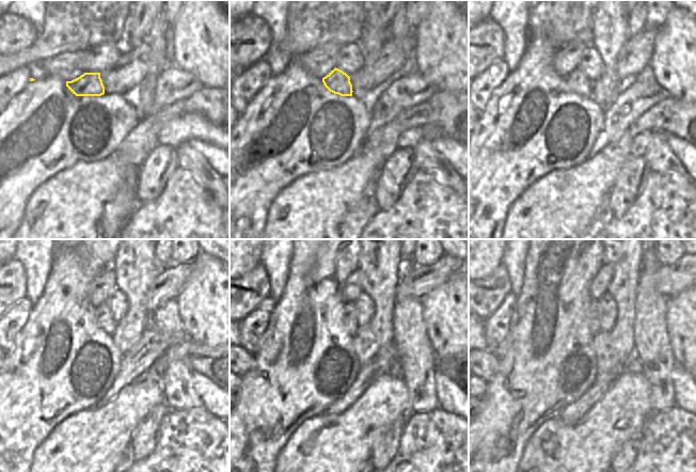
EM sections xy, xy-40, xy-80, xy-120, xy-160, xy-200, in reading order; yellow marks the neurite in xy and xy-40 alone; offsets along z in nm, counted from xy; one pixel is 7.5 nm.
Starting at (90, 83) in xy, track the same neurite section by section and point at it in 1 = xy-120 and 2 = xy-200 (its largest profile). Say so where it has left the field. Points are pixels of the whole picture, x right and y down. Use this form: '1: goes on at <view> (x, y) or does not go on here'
1: goes on at xy-120 (104, 316)
2: goes on at xy-200 (595, 327)

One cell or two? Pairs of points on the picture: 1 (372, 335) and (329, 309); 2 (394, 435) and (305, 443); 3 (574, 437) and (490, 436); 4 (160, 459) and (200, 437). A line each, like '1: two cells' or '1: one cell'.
1: two cells
2: two cells
3: two cells
4: one cell

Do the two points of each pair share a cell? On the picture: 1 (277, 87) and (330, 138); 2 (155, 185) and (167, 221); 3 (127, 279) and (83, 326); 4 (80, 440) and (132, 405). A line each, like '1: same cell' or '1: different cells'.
1: same cell
2: different cells
3: different cells
4: same cell

